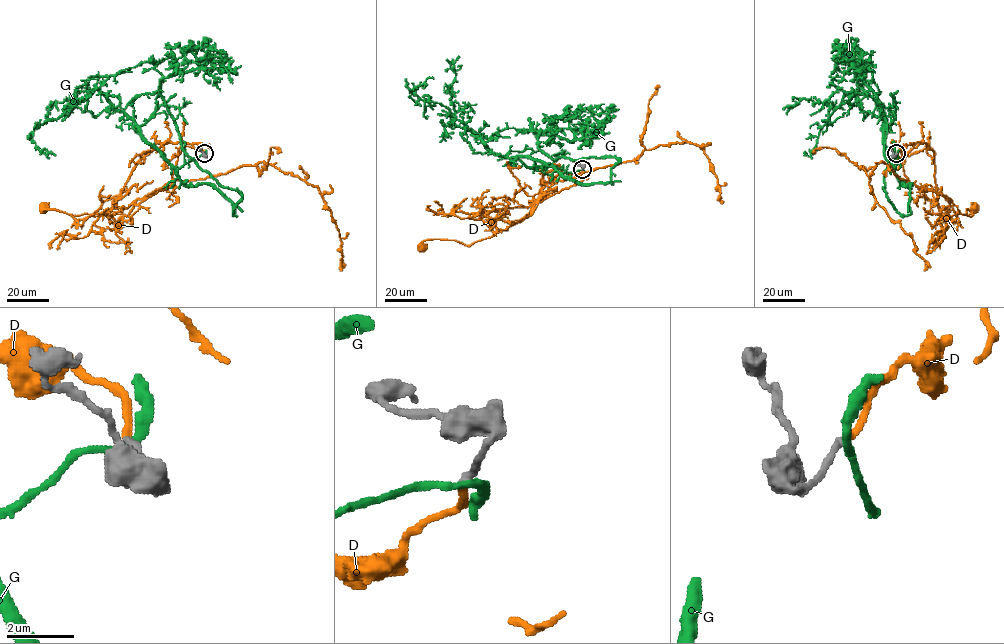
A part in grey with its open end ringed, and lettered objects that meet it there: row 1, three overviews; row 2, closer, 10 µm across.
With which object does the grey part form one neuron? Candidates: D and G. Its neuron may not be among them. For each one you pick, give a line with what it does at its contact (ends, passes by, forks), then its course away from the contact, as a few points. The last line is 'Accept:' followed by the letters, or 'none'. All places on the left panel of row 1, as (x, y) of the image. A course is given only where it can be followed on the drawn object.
D: it ends | via (204, 153), (199, 148), (185, 146), (177, 157), (171, 180), (116, 214), (76, 216), (43, 209), (43, 206)
Accept: D

